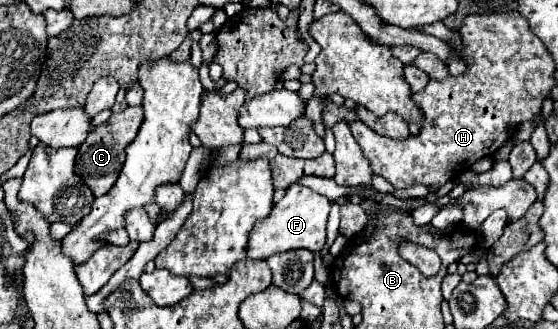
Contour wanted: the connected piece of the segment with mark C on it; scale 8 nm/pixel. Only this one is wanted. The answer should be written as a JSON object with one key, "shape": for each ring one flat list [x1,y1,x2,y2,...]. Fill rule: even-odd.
{"shape":[[126,107,122,113,114,113,106,123,94,127,88,135,88,139,78,147,78,157,74,171,82,181,90,187,90,191,98,197,110,191,110,187,116,183,118,173,124,163,124,149,134,141,138,135,138,129,144,121,144,109,142,107]]}

